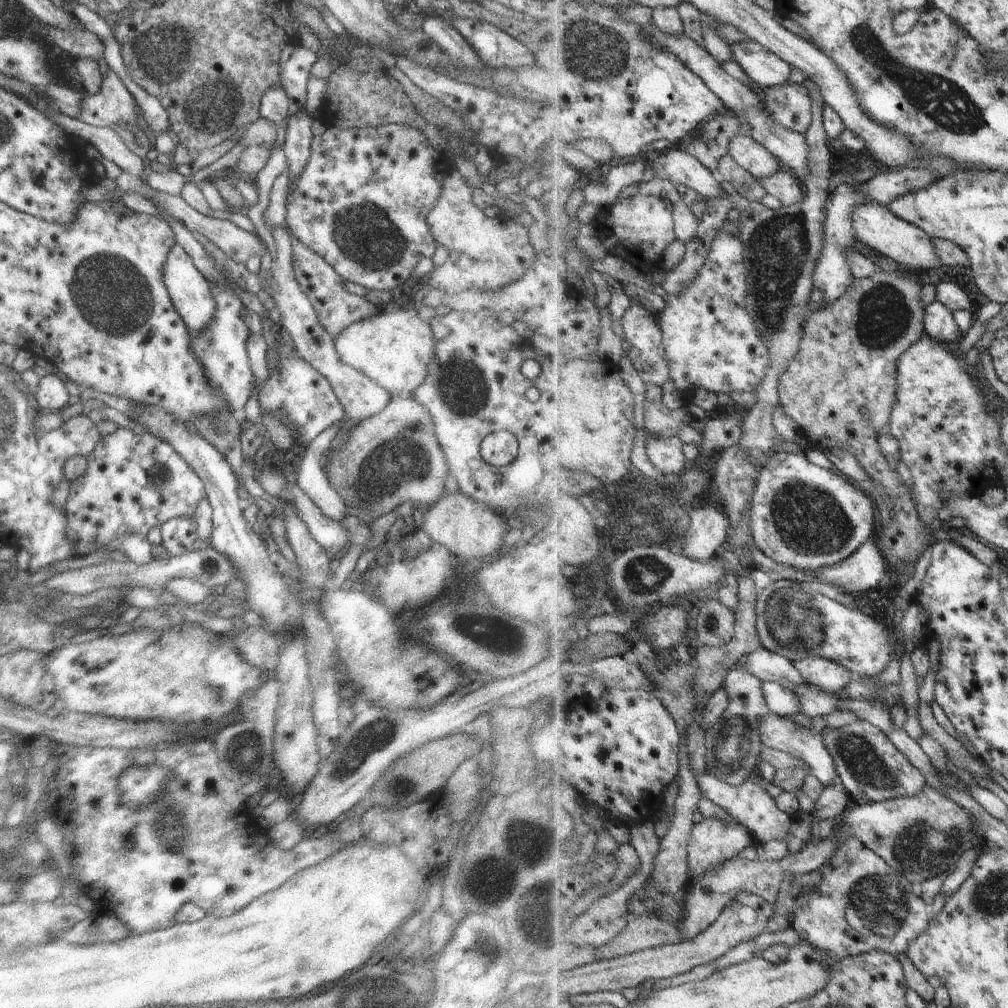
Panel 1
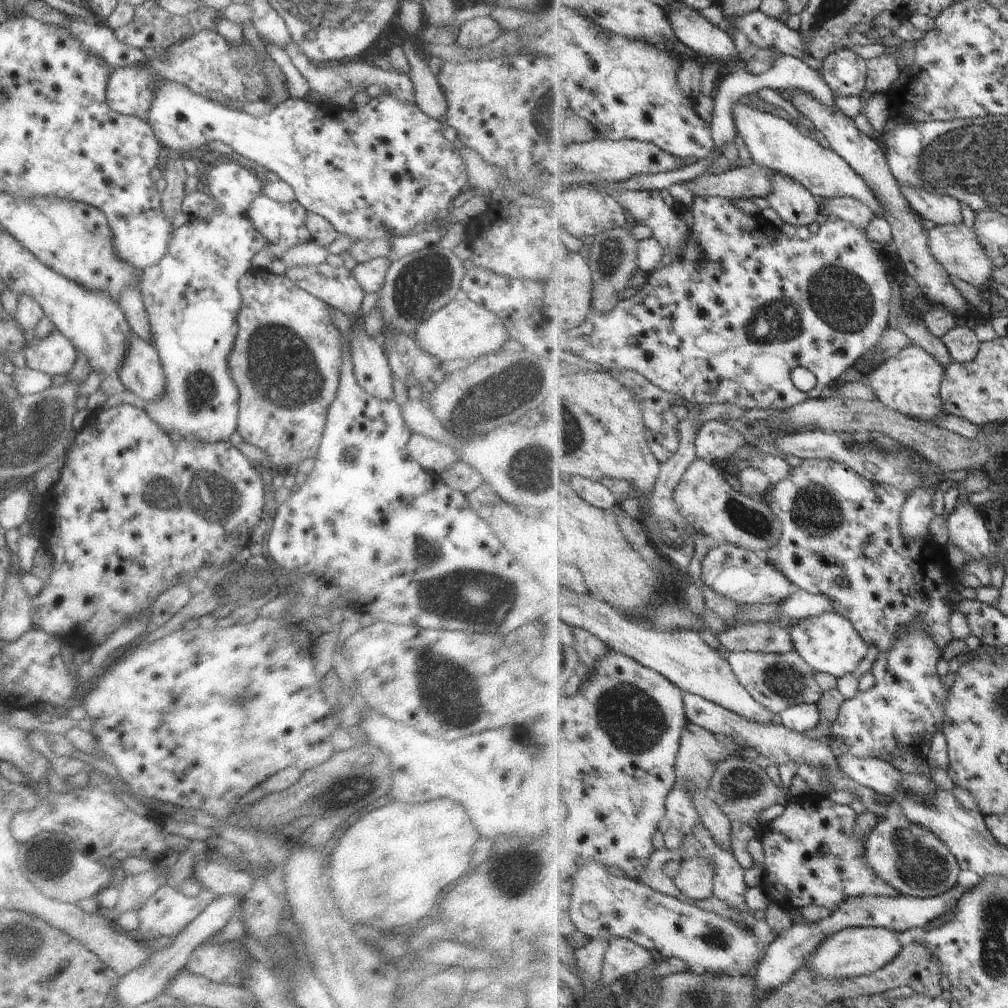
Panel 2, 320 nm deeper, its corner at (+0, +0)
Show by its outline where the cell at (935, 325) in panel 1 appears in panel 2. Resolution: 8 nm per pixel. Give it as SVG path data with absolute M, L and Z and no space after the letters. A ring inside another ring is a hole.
M961 321L952 331L949 331L941 340L951 351L955 362L974 364L979 352L980 338L974 330Z

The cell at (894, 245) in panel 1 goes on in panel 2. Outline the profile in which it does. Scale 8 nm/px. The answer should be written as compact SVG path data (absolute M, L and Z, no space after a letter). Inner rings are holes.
M961 223L958 225L941 225L935 226L930 230L930 247L934 252L936 259L947 269L952 277L960 278L969 284L981 288L985 282L991 280L995 272L996 264L991 256L988 255L987 249L979 240L978 233L975 229Z

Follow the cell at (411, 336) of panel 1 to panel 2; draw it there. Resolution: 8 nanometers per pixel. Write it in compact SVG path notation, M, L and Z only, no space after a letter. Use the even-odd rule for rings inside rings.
M465 297L453 298L437 309L416 326L411 336L421 350L427 352L429 356L436 356L441 362L474 361L481 355L490 355L510 345L508 330L495 318L493 311Z

